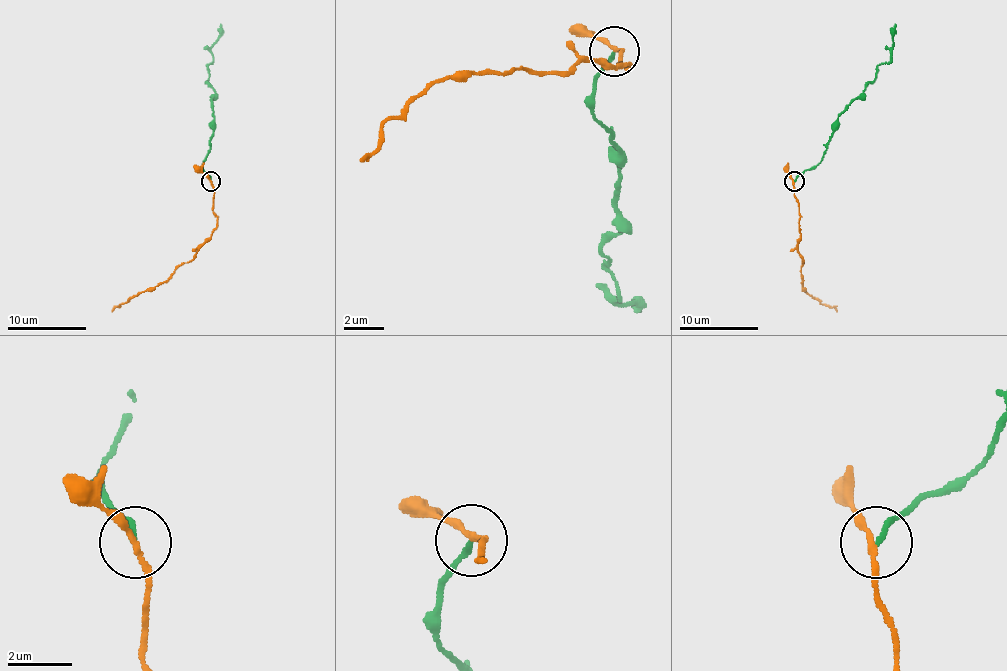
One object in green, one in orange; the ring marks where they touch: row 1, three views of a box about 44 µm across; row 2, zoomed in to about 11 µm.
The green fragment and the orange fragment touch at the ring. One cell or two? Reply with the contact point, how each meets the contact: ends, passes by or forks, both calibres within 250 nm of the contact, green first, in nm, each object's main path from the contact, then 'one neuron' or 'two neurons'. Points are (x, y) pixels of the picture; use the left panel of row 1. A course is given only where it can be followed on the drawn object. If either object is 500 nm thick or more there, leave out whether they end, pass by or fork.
at (211, 181); green ends there; orange passes by; 170 nm thick on the green side, 180 nm on the other; green runs (210, 181), (202, 163), (210, 149), (214, 91), (206, 81), (212, 59), (210, 46), (218, 38), (222, 24); orange runs (210, 181), (216, 230), (198, 251), (165, 281), (145, 288), (116, 306), (112, 312); two neurons

